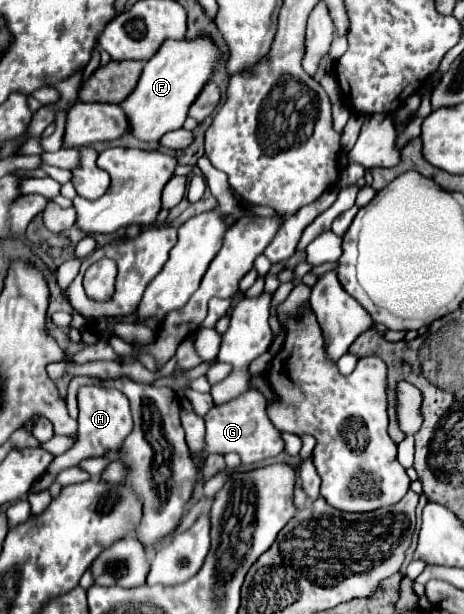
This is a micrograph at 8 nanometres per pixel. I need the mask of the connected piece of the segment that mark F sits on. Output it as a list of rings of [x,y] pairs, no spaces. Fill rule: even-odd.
[[[208,35],[180,41],[166,39],[160,45],[158,53],[144,65],[136,89],[122,103],[122,109],[126,109],[126,115],[130,119],[132,135],[142,141],[160,141],[164,133],[180,129],[188,117],[190,105],[212,79],[220,59],[222,51]]]

